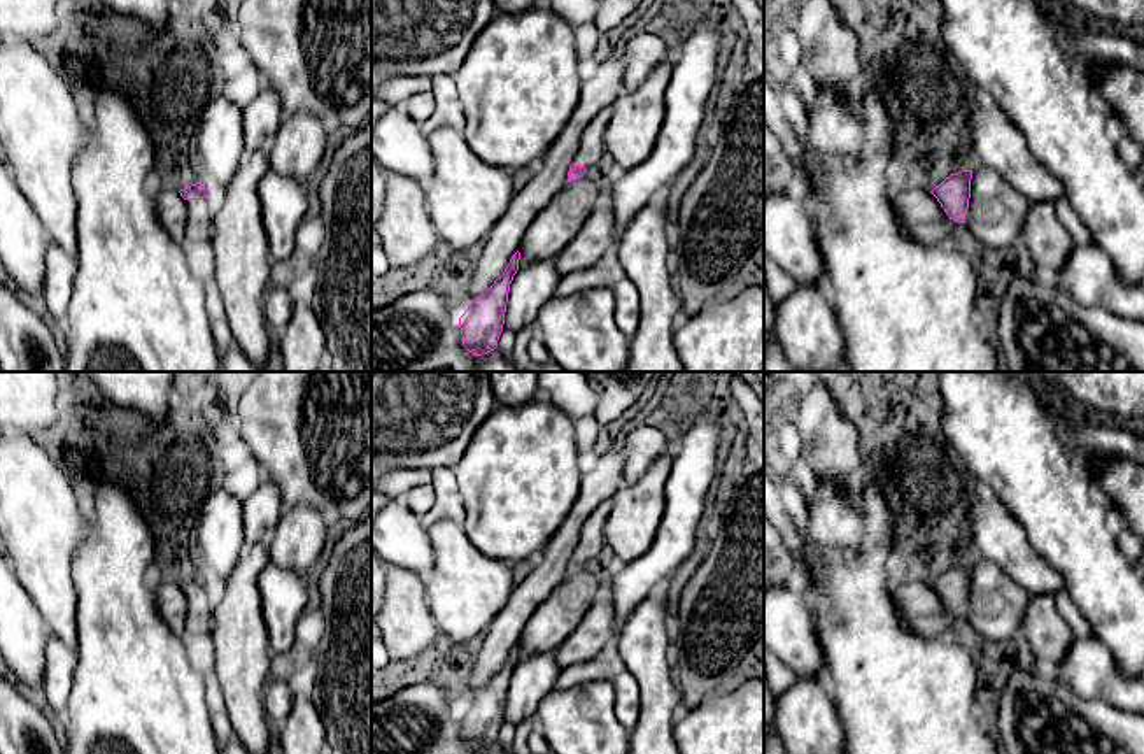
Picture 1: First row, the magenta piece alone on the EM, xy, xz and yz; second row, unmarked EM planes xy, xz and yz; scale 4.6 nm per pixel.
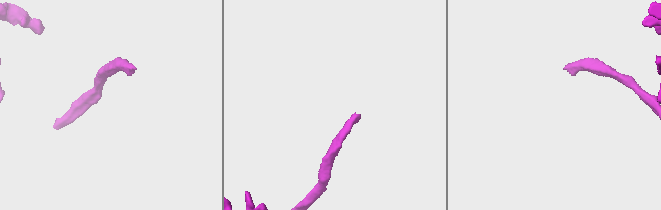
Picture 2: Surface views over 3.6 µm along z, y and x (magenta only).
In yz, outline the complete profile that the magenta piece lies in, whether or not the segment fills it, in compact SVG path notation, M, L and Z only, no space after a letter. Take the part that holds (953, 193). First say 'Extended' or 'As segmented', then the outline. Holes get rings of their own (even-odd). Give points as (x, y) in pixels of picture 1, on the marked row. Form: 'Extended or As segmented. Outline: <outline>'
As segmented. Outline: M962 170L958 174L951 174L930 191L950 219L957 223L965 223L971 198L971 179L972 170Z

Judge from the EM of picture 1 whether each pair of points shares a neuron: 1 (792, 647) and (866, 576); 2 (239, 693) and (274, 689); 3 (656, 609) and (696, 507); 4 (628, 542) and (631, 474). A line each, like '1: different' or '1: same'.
1: different
2: different
3: different
4: different

